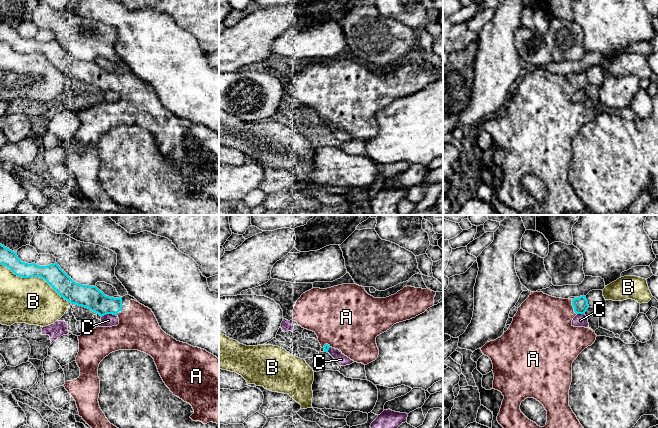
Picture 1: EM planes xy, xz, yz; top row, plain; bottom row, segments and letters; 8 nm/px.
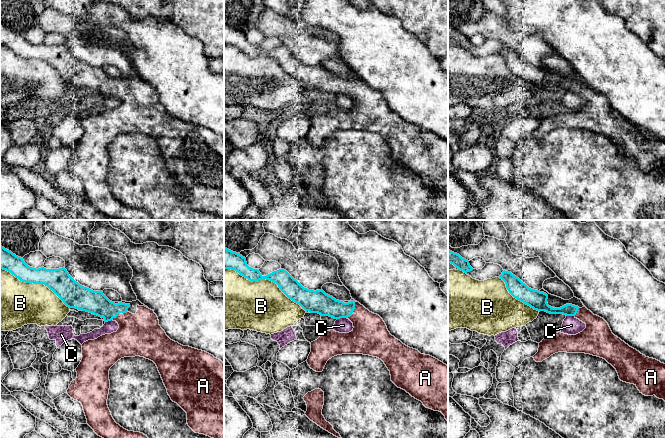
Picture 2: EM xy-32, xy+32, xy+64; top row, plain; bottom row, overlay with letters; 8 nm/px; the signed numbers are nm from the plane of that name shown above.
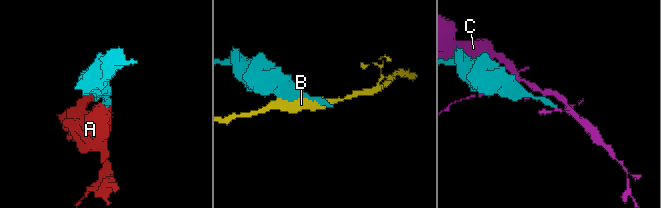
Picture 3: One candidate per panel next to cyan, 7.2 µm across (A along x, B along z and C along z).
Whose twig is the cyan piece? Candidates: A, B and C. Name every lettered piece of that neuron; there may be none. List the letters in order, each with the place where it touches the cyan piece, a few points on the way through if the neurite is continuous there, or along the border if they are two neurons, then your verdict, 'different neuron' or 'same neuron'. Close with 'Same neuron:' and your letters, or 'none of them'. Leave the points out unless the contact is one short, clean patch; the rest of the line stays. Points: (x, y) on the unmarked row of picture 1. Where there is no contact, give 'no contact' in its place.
A: meets cyan in yz at (573, 83); runs through yz (580, 81), (573, 83), (552, 92), (546, 98); same neuron
B: meets cyan in xy at (36, 52); different neuron
C: meets cyan in xy at (108, 89); border along xy (116, 91), (104, 90), (101, 93); different neuron
Same neuron: A

